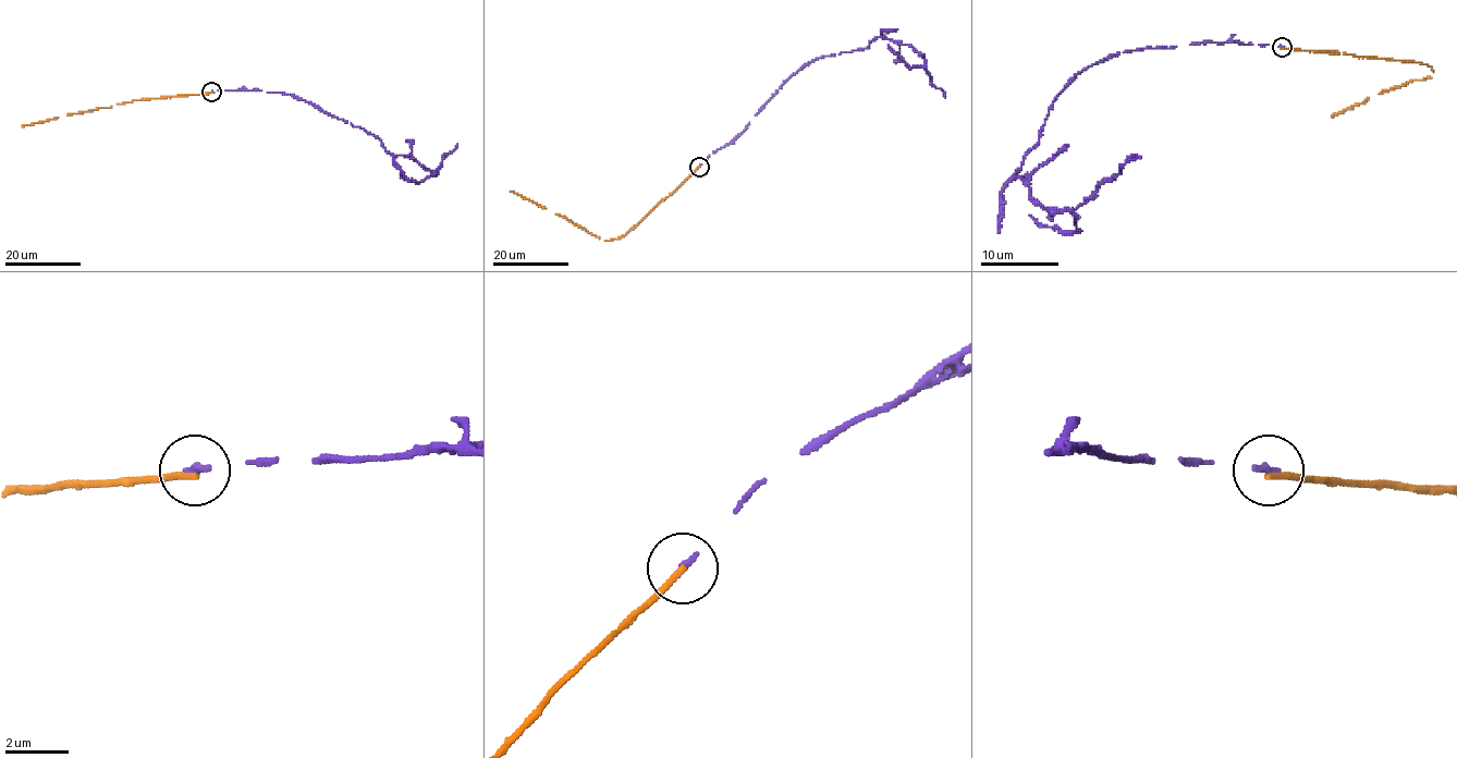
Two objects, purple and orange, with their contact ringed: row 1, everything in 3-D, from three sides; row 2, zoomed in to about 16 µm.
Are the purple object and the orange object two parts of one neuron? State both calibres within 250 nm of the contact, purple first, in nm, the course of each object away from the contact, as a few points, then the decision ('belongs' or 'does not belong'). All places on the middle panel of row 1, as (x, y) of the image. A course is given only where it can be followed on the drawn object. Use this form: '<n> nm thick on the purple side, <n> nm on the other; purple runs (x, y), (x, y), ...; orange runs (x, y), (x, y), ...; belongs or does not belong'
180 nm thick on the purple side, 200 nm on the other; purple runs (699, 167), (820, 58), (886, 37), (909, 45), (925, 65), (908, 65), (888, 44); orange runs (699, 167), (626, 233), (610, 240), (591, 235), (510, 191); does not belong

